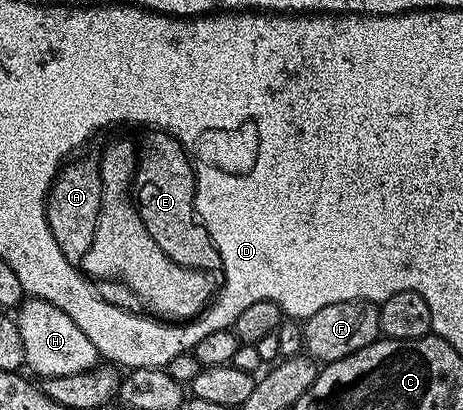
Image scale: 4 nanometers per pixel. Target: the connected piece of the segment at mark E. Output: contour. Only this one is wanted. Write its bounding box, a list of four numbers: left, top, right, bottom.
[135,130,221,273]

